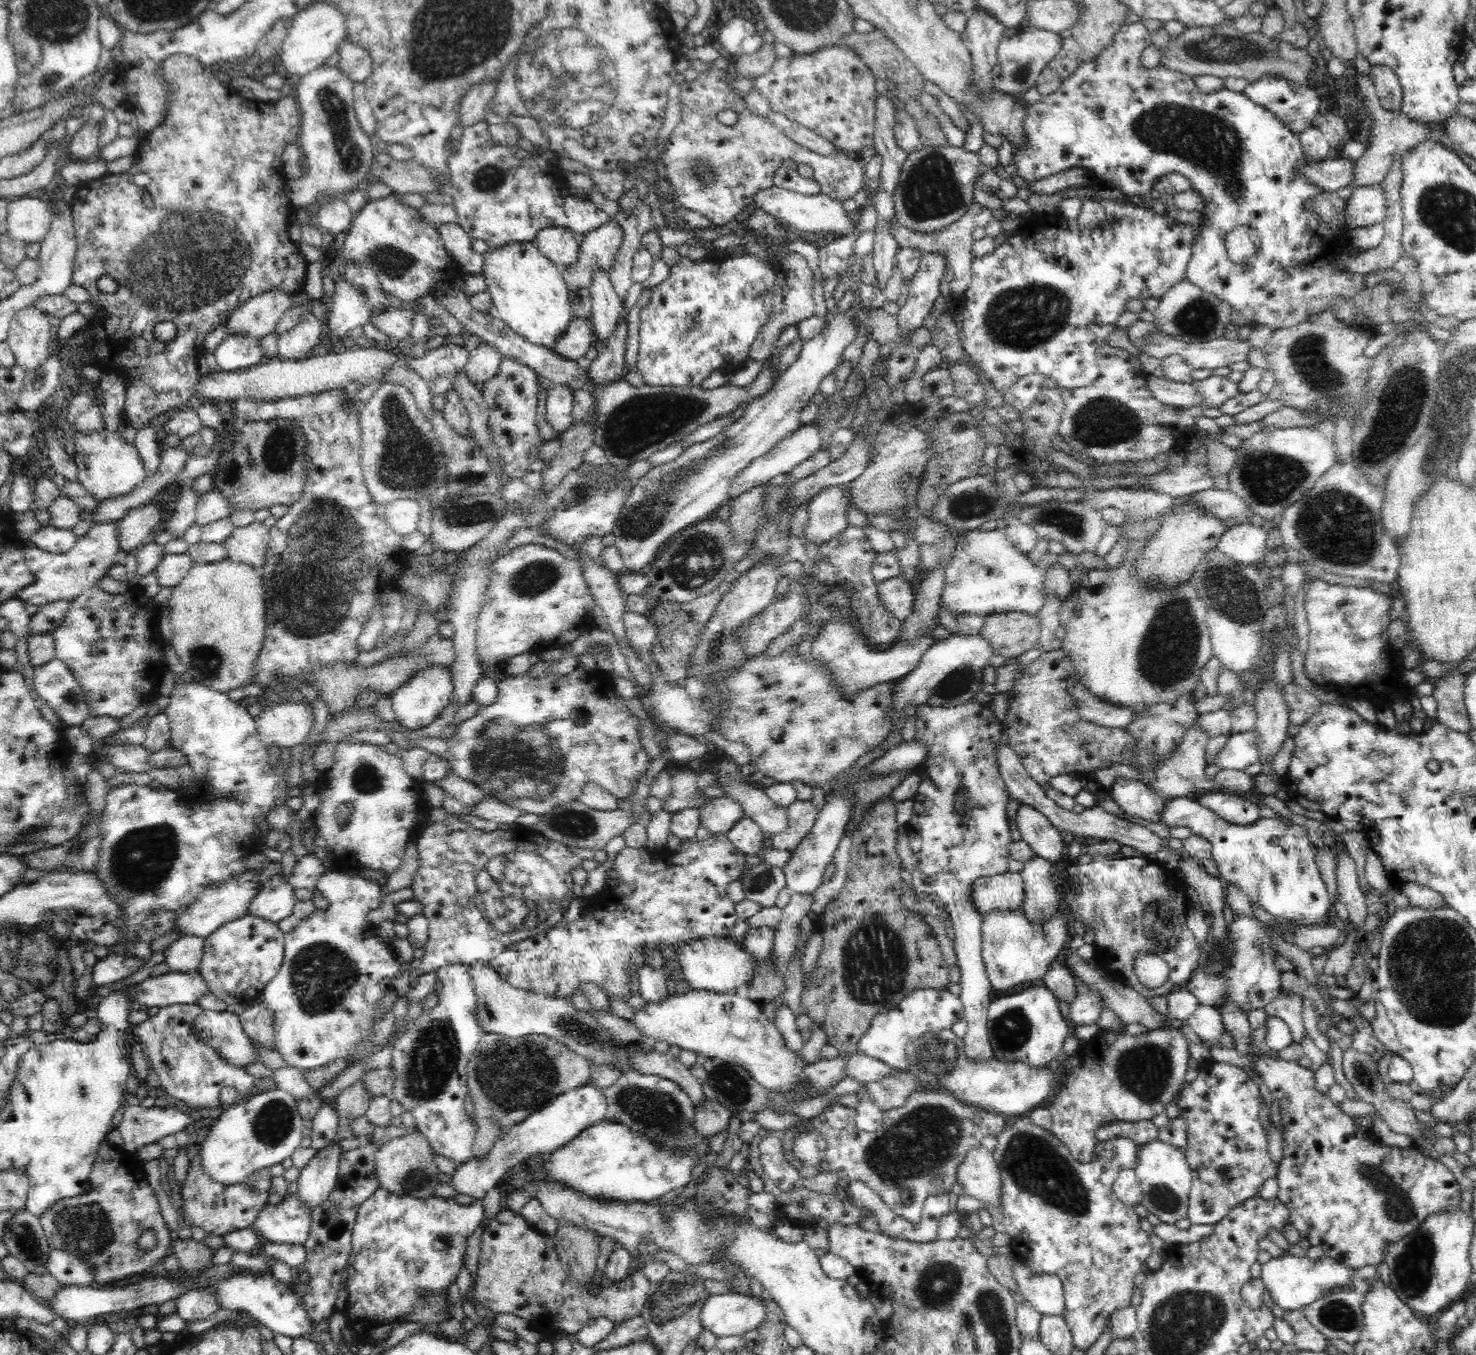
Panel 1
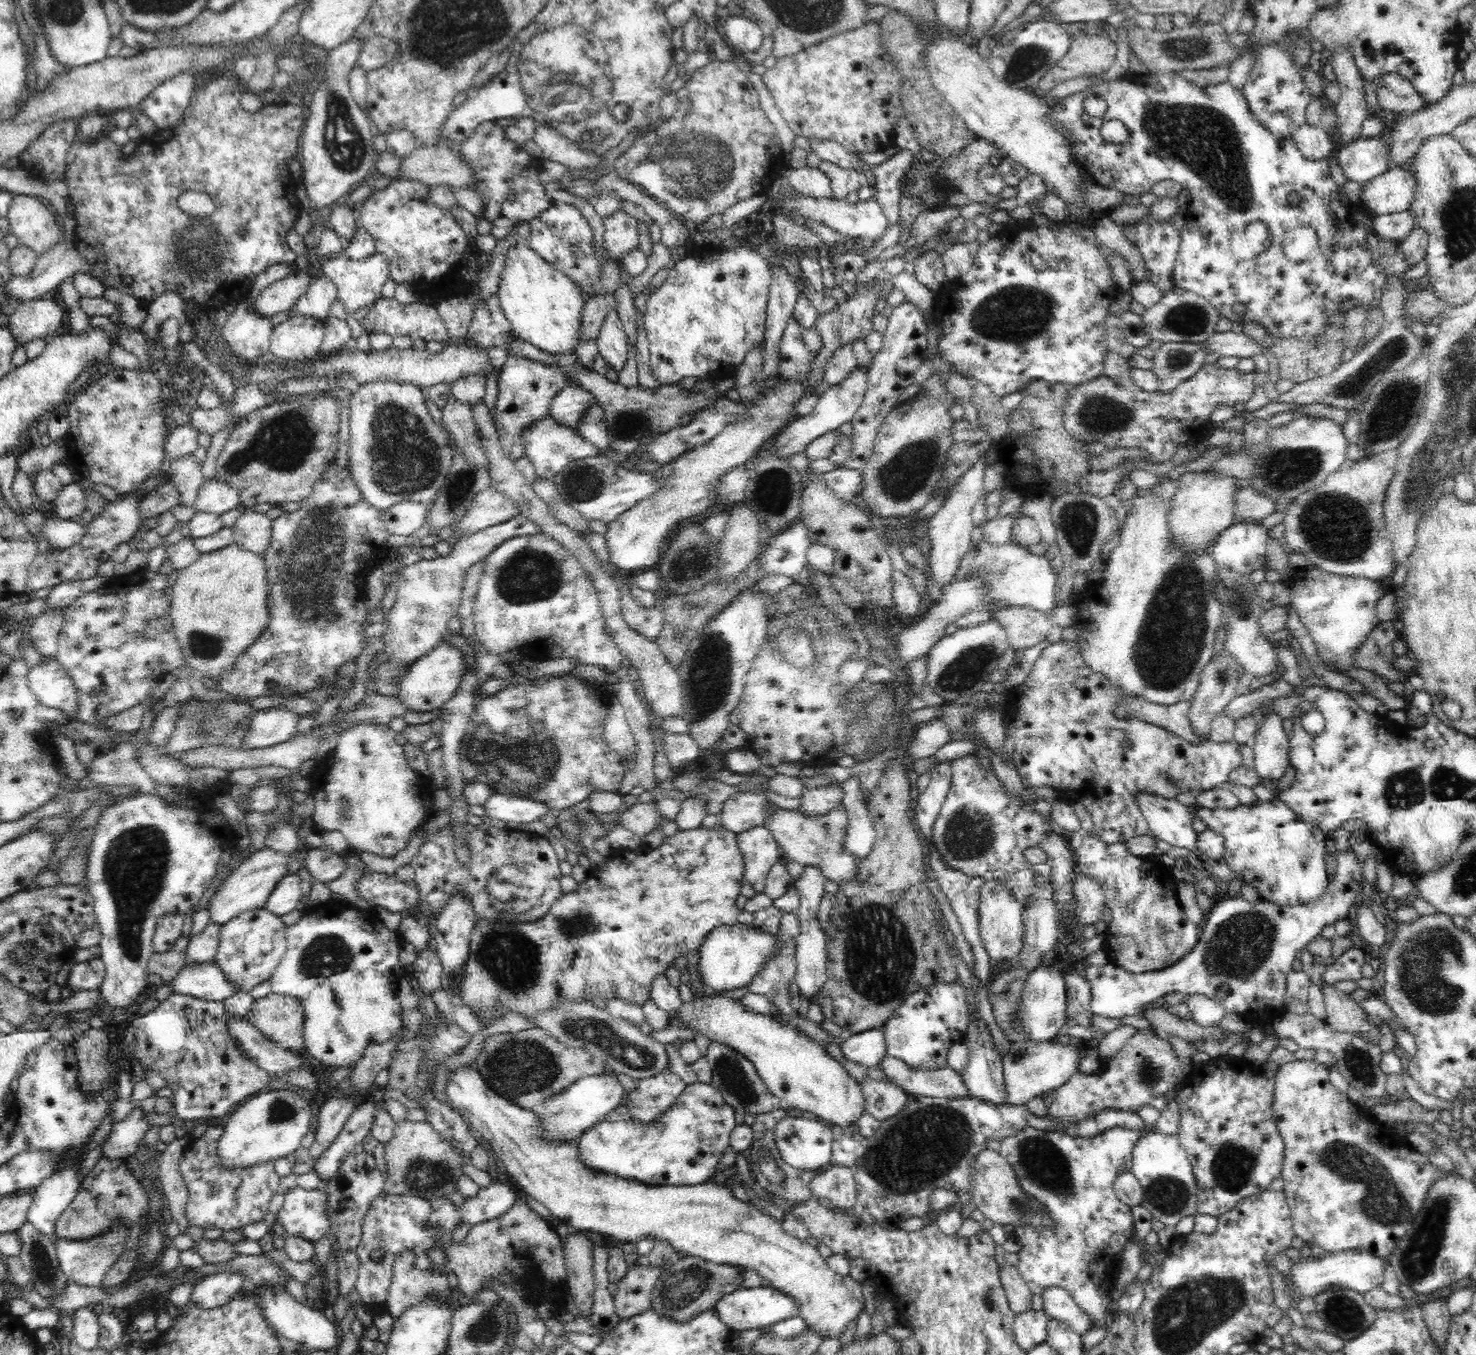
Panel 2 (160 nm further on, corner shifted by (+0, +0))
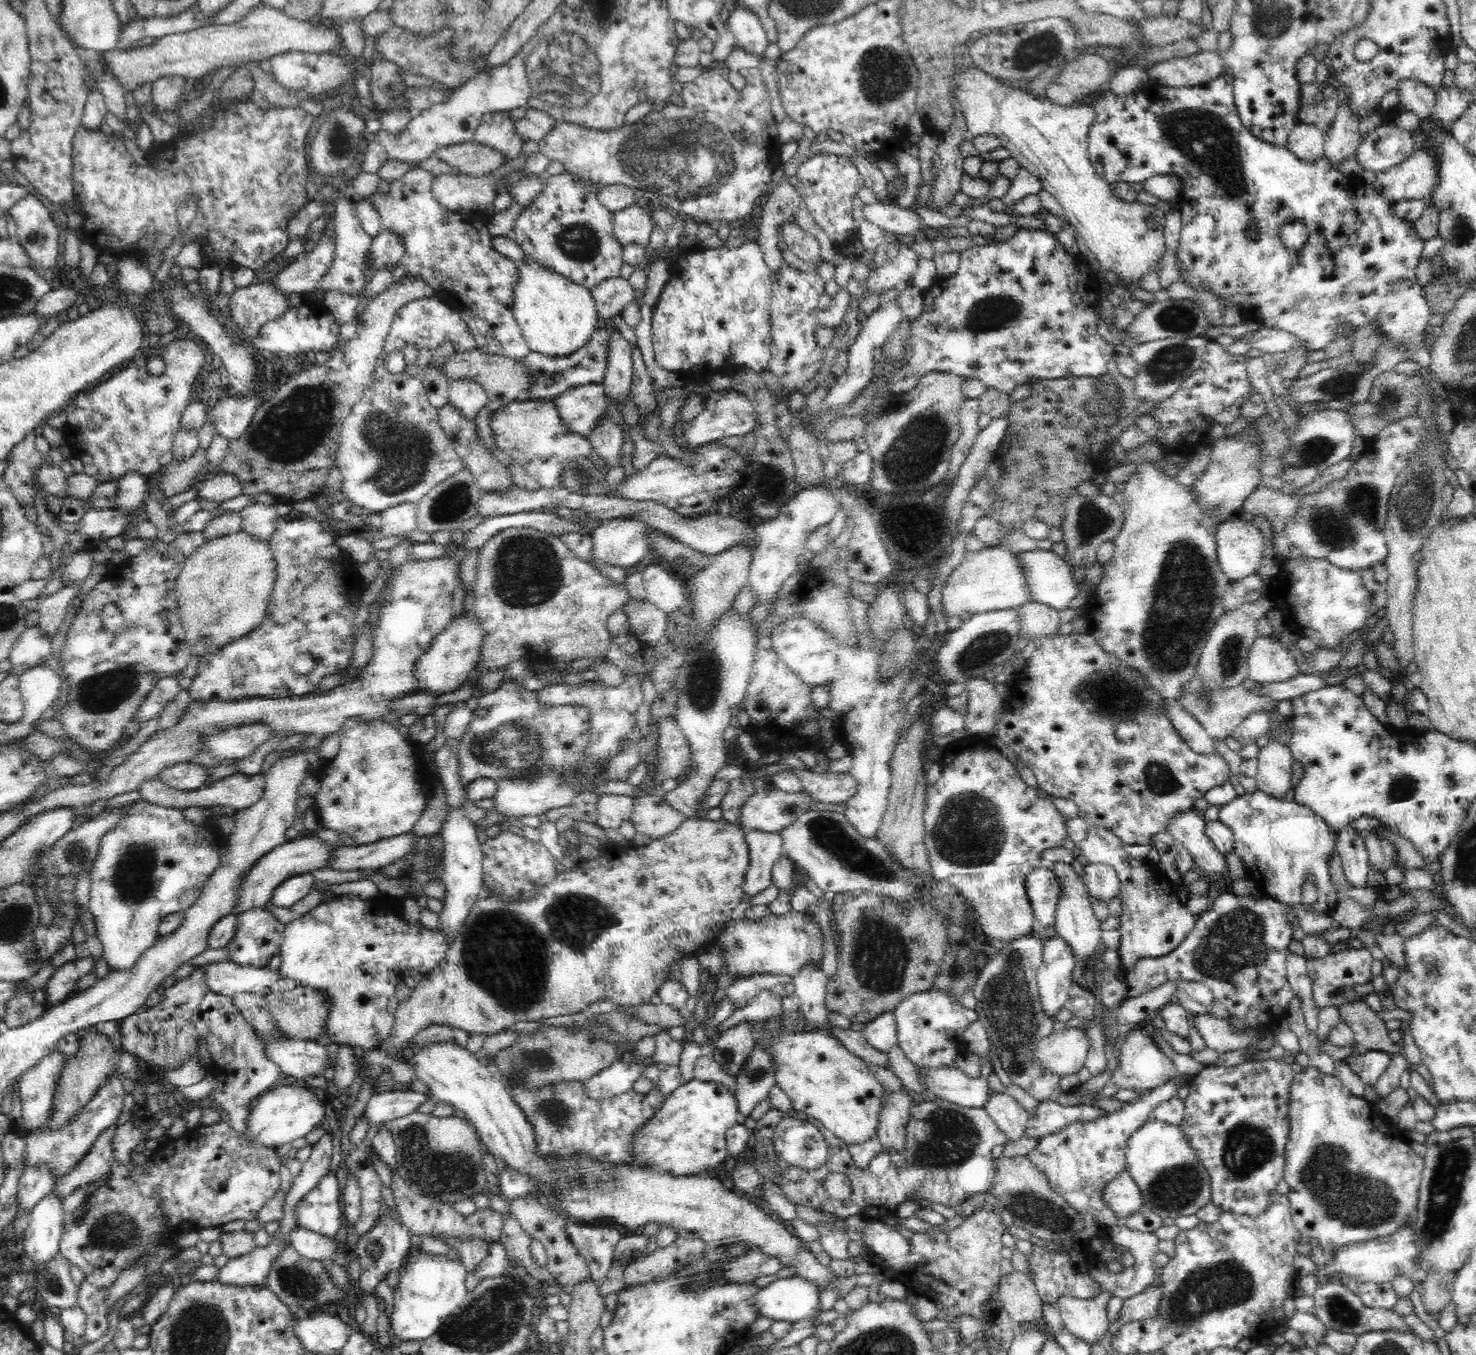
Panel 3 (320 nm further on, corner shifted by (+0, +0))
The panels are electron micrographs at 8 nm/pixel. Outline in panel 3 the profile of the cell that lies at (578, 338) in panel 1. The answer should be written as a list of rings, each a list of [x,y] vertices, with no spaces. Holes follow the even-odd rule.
[[[618,276],[608,278],[599,286],[592,288],[591,294],[600,319],[611,319],[620,315],[622,309],[637,298],[637,290],[630,284],[630,280]]]

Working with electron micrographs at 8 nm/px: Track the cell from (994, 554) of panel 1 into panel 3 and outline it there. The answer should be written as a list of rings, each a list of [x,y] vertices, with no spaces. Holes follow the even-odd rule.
[[[1048,545],[1018,553],[1018,561],[1024,569],[1030,600],[1061,611],[1068,608],[1072,599],[1078,596],[1079,575],[1076,570],[1072,570],[1072,565],[1064,557],[1056,555]]]

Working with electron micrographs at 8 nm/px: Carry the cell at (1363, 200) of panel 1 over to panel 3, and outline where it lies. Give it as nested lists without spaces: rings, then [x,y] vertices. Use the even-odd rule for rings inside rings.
[[[1429,147],[1416,148],[1404,162],[1378,173],[1372,185],[1387,201],[1430,199],[1438,184],[1438,161]]]

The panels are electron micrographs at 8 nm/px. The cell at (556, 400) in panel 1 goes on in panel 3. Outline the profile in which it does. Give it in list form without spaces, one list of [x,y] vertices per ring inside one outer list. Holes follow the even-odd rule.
[[[602,382],[569,388],[553,401],[563,423],[573,433],[584,437],[606,417],[608,410],[608,400]]]

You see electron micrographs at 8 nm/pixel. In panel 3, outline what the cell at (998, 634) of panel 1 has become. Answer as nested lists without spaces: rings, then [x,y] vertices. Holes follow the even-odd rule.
[[[1032,600],[1019,606],[1018,615],[1021,622],[1019,636],[1031,640],[1057,633],[1062,624],[1058,609]]]

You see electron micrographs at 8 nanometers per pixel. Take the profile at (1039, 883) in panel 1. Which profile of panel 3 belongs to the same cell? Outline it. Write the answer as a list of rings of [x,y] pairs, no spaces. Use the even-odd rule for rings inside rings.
[[[1038,926],[1029,934],[1001,945],[1001,951],[988,960],[982,968],[978,982],[973,987],[977,1000],[977,1020],[983,1023],[988,1038],[996,1046],[1000,1064],[1011,1078],[1011,1084],[1018,1084],[1036,1100],[1050,1101],[1052,1092],[1058,1088],[1058,1074],[1046,1071],[1034,1055],[1036,1044],[1050,1036],[1057,1029],[1052,1017],[1044,1014],[1037,986],[1037,969],[1043,963],[1044,937]]]

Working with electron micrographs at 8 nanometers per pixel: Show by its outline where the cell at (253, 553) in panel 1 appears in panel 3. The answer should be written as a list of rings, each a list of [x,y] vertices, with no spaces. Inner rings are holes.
[[[251,503],[239,512],[242,517],[242,530],[254,539],[269,541],[276,530],[278,512],[273,505]]]

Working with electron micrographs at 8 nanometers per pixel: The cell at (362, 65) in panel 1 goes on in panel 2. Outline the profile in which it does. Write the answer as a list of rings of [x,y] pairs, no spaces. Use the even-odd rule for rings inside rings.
[[[372,35],[369,39],[364,40],[360,54],[358,54],[357,64],[364,71],[370,72],[384,66],[392,58],[396,58],[396,52],[398,52],[396,39]]]

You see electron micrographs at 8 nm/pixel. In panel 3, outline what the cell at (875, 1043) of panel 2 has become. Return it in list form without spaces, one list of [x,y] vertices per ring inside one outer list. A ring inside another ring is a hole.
[[[894,1011],[882,1013],[872,1022],[868,1022],[861,1031],[866,1042],[870,1043],[874,1049],[888,1052],[894,1044],[897,1044],[896,1038],[896,1017]]]

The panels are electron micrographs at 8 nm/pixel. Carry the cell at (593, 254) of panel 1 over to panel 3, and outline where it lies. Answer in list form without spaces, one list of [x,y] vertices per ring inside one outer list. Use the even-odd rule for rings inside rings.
[[[635,202],[620,212],[614,212],[611,220],[614,235],[623,246],[628,244],[647,246],[656,228],[648,208],[641,208]]]

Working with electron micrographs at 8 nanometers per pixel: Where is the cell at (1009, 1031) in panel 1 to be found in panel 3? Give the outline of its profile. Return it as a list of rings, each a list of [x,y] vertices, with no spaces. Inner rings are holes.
[[[1057,932],[1051,938],[1044,938],[1043,942],[1043,963],[1037,969],[1037,986],[1039,987],[1040,1002],[1044,1007],[1044,1014],[1048,1017],[1054,1016],[1058,1010],[1064,1007],[1066,999],[1069,997],[1069,992],[1072,987],[1072,974],[1074,974],[1074,965],[1078,962],[1071,946],[1060,937]]]

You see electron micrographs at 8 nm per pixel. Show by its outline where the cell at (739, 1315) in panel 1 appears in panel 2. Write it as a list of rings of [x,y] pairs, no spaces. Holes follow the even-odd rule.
[[[741,1286],[718,1300],[714,1308],[716,1308],[721,1322],[724,1322],[724,1325],[728,1326],[732,1332],[768,1328],[799,1314],[799,1308],[797,1308],[794,1297],[778,1291],[774,1287],[763,1286],[749,1289]]]

